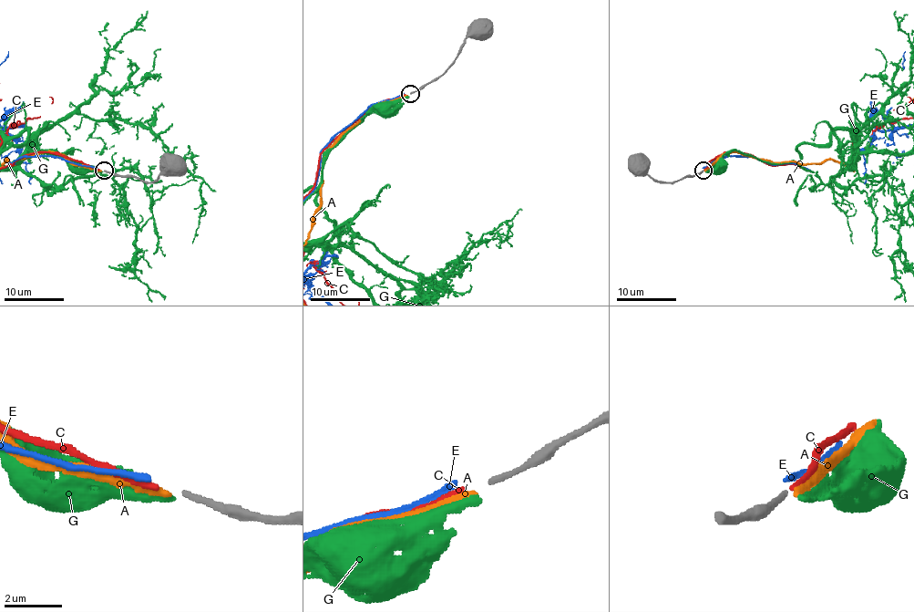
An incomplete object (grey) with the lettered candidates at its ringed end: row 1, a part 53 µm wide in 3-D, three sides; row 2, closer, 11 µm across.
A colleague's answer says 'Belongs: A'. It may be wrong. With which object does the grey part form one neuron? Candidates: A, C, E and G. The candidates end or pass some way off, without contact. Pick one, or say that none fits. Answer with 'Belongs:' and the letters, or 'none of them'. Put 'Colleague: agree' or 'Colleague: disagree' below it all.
Belongs: C
Colleague: disagree

